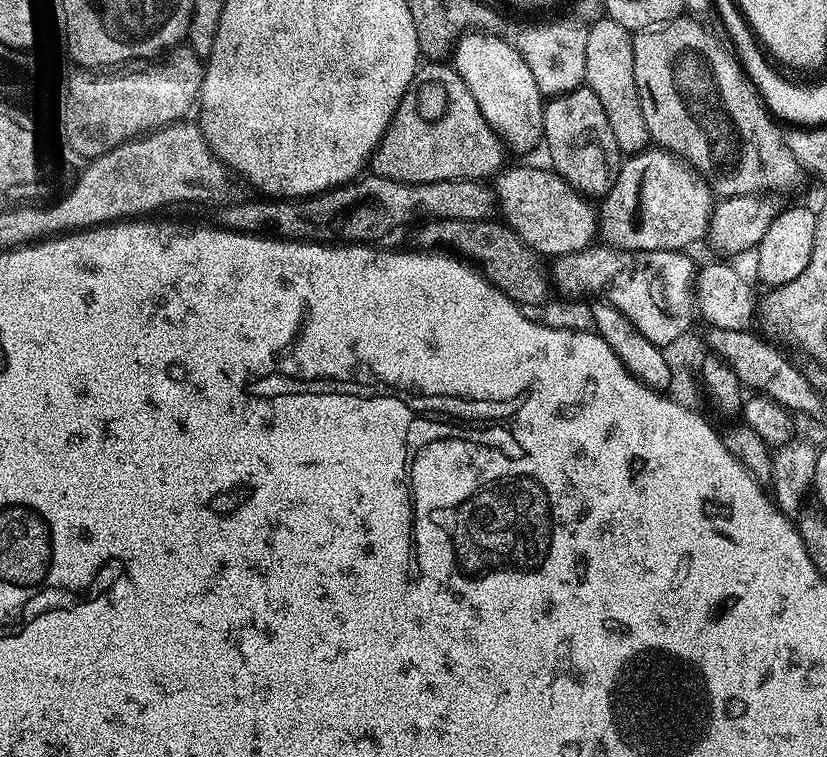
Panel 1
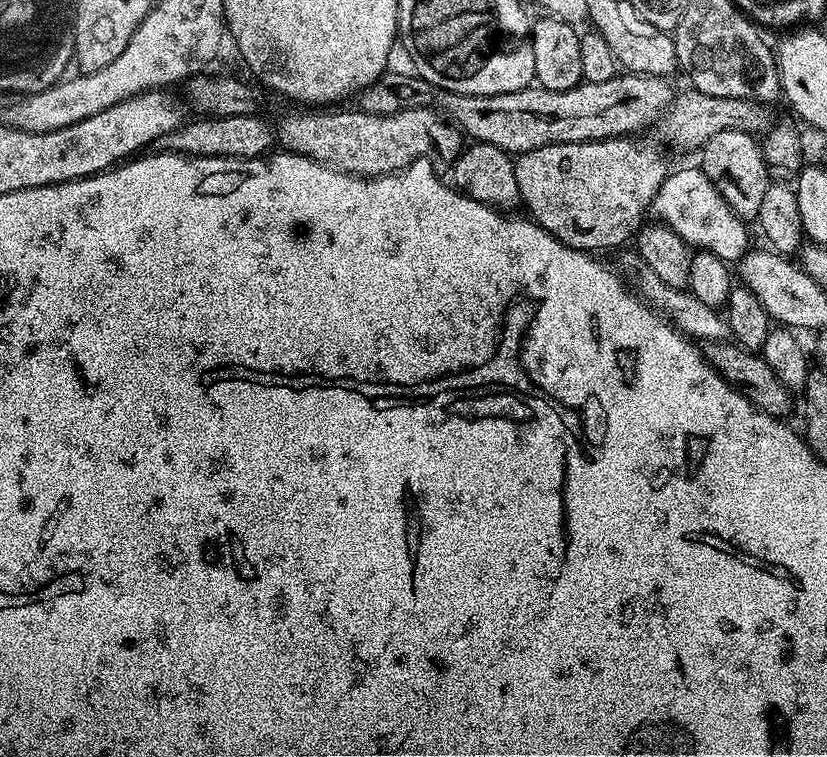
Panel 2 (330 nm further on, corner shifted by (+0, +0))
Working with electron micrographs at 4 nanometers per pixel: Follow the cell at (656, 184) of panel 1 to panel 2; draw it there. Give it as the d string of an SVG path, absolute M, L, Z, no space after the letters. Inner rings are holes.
M722 130L722 134L714 134L714 138L710 138L710 142L703 145L703 152L704 173L716 184L722 198L726 198L726 202L740 217L756 218L770 183L770 169L764 161L761 141L750 132Z

